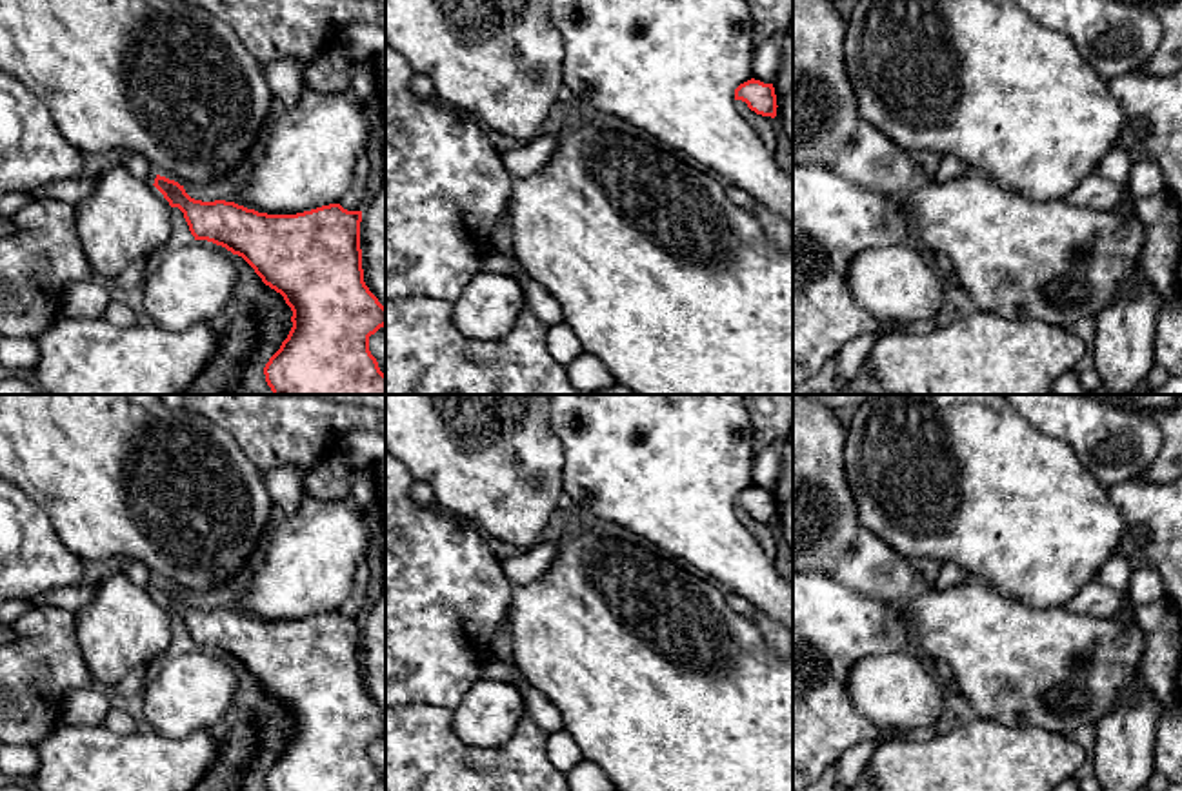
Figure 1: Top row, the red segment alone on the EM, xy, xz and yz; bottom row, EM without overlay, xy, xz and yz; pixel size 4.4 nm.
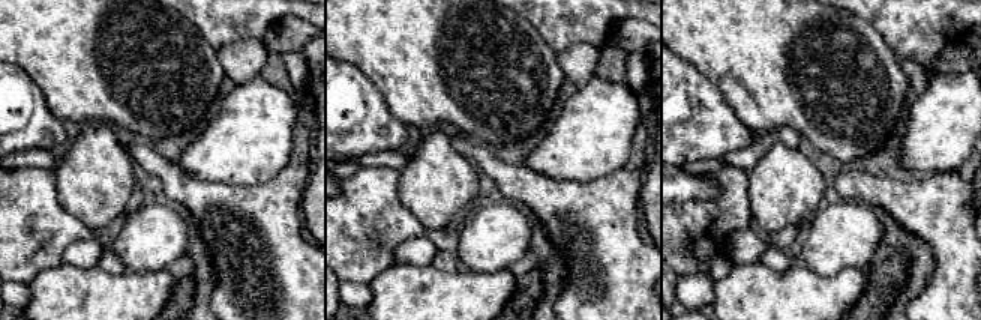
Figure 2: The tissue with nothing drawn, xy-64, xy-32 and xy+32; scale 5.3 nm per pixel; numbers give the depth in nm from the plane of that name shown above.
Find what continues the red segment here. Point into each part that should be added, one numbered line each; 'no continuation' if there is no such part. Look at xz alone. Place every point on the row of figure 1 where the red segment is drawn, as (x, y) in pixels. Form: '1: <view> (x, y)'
no continuation

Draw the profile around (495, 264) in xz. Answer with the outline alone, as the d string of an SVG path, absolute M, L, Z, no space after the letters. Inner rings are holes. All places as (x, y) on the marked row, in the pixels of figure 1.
M489 255L482 260L482 271L491 275L506 275L520 282L518 264L502 255Z

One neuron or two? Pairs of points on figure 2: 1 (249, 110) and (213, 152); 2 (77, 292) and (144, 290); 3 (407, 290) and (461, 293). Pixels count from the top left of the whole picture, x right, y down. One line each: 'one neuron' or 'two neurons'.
1: one neuron
2: one neuron
3: one neuron

